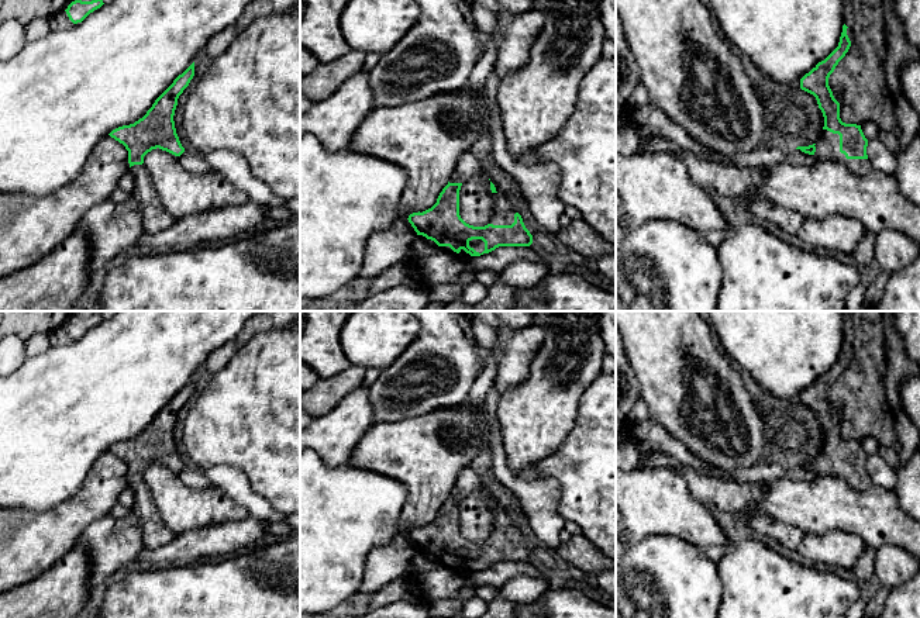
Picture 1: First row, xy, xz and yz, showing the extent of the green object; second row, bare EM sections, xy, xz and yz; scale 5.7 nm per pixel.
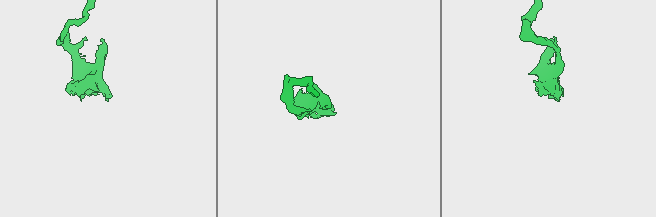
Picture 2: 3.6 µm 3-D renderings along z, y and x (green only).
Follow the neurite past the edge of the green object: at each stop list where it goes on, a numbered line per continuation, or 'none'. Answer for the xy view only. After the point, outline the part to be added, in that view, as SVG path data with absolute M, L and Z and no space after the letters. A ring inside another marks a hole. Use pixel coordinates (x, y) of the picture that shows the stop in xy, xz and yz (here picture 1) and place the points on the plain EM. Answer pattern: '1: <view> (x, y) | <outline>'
1: xy (155, 534) | M134 480L130 487L135 496L132 512L142 526L144 548L152 550L168 545L176 535L163 525L147 483Z

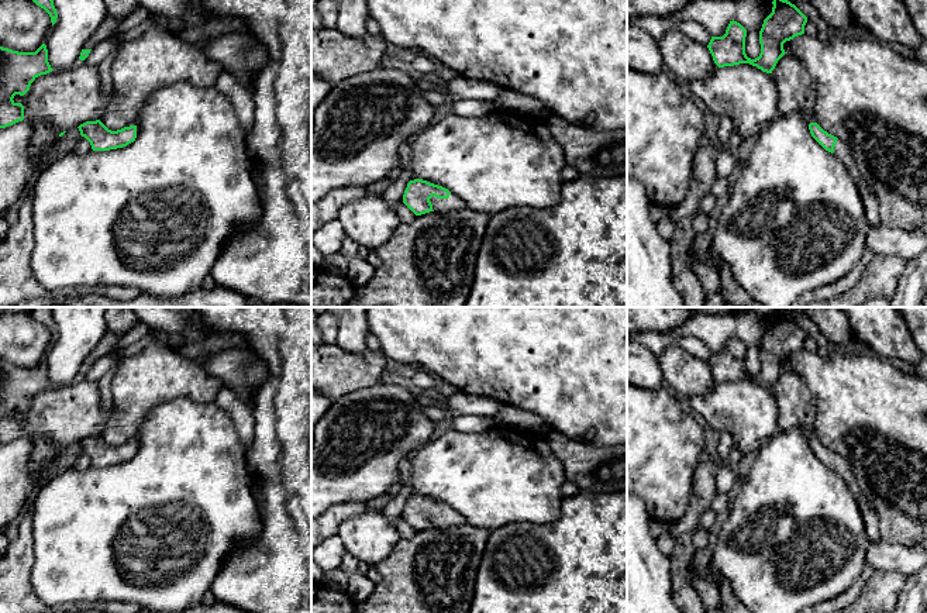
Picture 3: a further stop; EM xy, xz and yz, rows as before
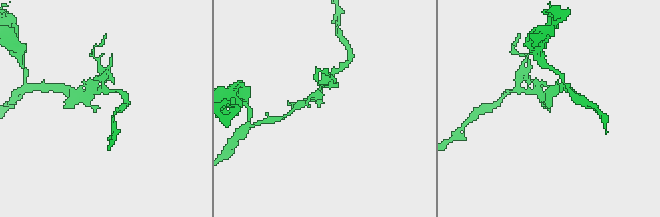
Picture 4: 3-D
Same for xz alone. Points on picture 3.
1: xz (452, 519) | M451 509L448 514L438 514L433 512L430 517L433 520L433 526L437 528L449 528L466 523L465 517L454 509Z

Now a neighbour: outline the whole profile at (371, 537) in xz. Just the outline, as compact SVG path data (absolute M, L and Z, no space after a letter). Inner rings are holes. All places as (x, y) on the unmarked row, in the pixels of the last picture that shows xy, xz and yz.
M368 509L356 517L344 520L337 535L348 554L366 565L385 561L400 541L399 520L389 520L383 512Z

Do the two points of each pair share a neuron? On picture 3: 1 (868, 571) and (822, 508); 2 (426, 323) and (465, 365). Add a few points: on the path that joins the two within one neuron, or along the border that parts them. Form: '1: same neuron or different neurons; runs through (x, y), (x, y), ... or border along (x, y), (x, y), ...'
1: different neurons; border along (865, 561), (861, 575), (844, 592)
2: same neuron; runs through (436, 333), (458, 355)

